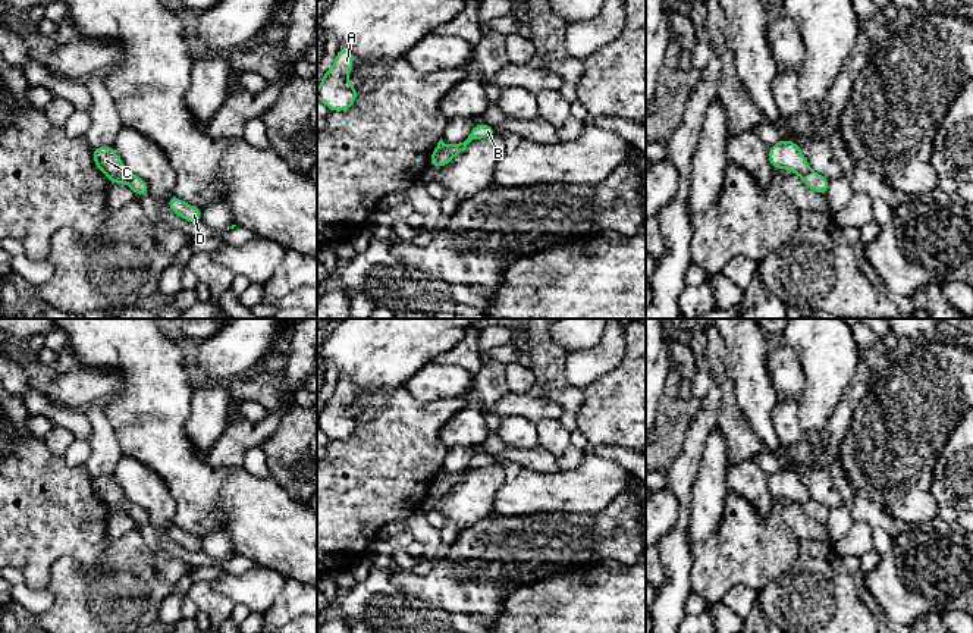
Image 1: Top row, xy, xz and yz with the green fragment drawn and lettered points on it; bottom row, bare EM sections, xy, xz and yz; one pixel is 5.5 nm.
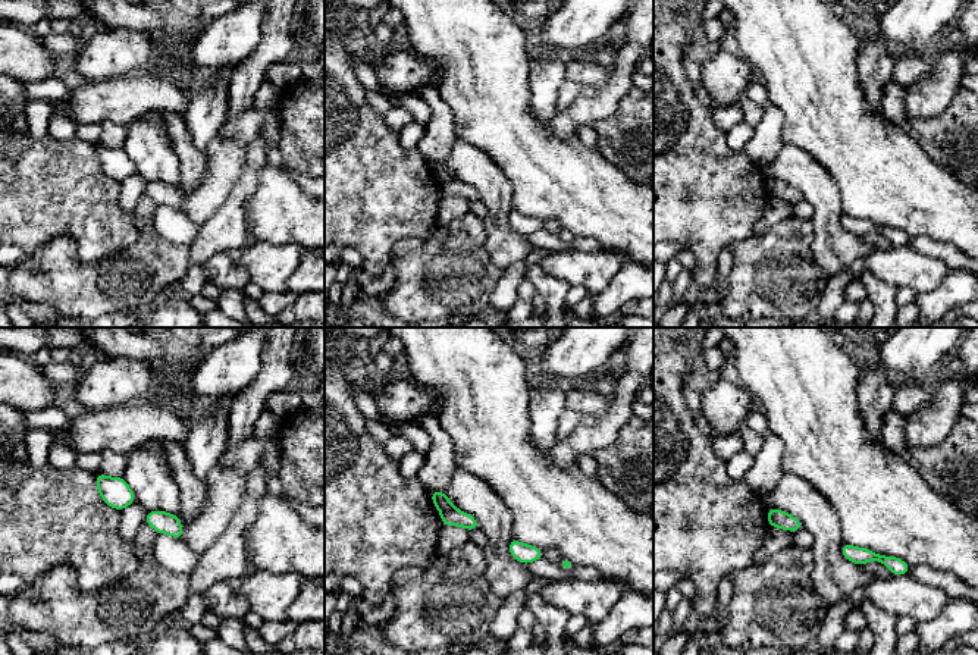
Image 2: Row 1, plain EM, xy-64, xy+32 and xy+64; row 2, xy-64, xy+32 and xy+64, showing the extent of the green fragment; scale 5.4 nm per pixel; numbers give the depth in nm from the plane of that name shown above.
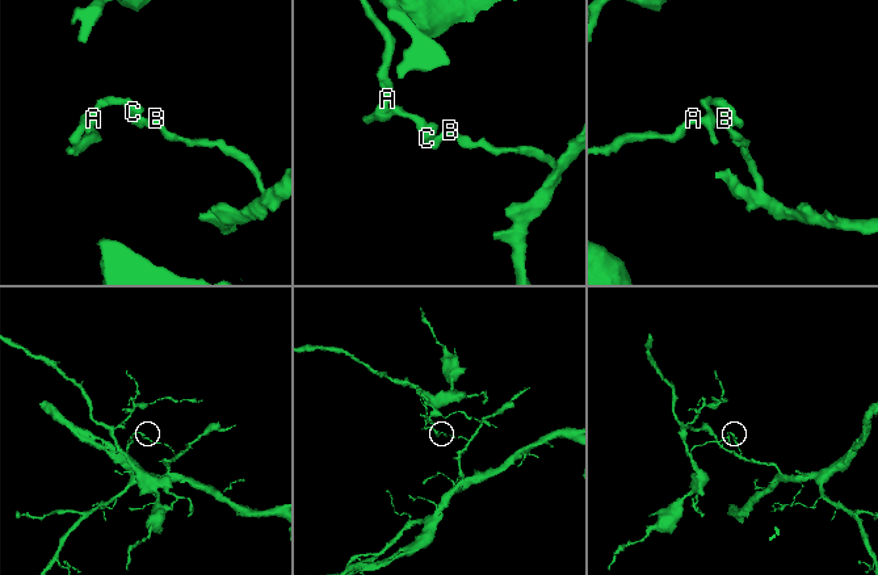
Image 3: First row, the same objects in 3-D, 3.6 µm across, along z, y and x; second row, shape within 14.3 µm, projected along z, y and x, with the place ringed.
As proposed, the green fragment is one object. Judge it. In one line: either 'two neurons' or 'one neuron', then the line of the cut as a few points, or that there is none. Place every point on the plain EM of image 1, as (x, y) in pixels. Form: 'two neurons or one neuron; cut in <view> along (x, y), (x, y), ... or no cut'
two neurons; cut in xy along (125, 500), (109, 507)

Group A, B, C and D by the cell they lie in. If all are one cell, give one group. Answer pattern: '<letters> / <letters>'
A C / B D

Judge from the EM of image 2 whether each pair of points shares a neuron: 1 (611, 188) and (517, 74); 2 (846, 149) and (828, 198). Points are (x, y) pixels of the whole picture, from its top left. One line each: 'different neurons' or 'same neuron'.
1: same neuron
2: different neurons

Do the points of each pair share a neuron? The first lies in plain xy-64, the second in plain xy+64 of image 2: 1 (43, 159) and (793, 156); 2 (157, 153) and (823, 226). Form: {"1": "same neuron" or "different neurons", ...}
{"1": "different neurons", "2": "same neuron"}

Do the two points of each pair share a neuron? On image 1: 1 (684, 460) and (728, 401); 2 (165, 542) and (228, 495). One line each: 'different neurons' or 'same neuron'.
1: different neurons
2: different neurons

